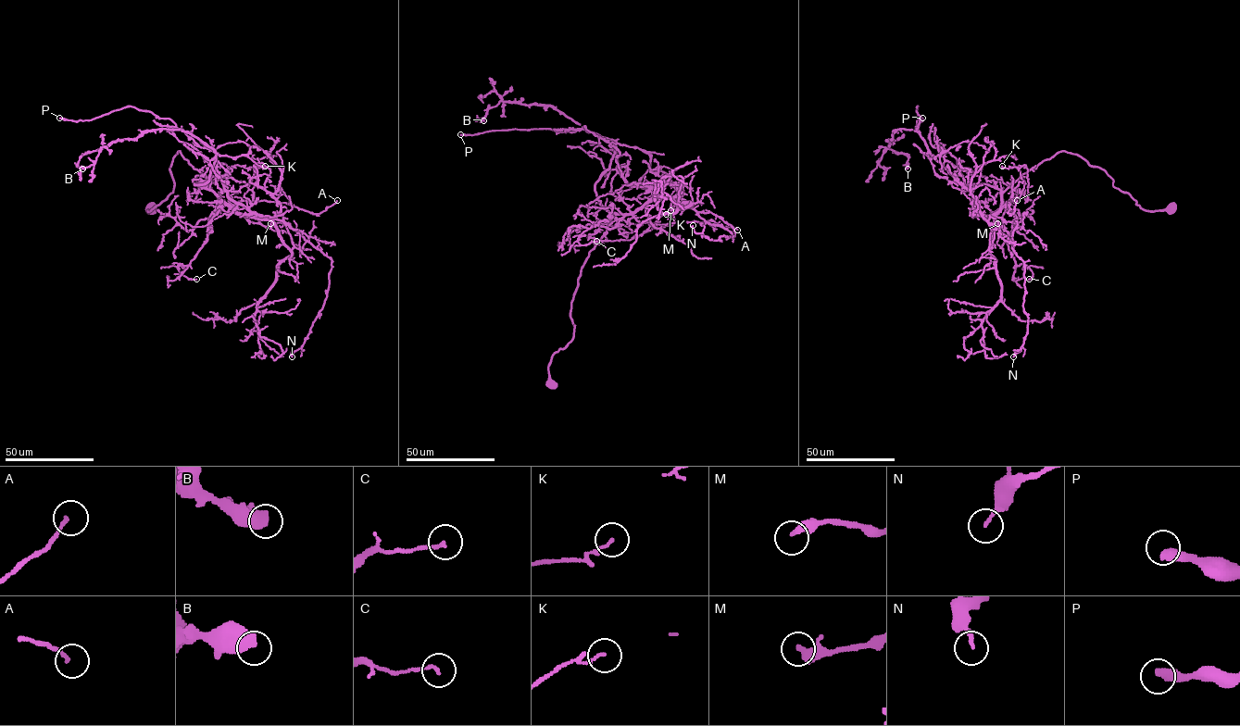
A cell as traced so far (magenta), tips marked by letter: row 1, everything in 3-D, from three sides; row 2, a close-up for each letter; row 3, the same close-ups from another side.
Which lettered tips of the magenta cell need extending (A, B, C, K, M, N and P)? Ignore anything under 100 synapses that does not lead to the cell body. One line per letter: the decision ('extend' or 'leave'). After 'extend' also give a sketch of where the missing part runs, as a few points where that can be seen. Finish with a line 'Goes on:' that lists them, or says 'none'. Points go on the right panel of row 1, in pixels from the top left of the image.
A: leave
B: leave
C: leave
K: leave
M: leave
N: leave
P: extend
Goes on: P

